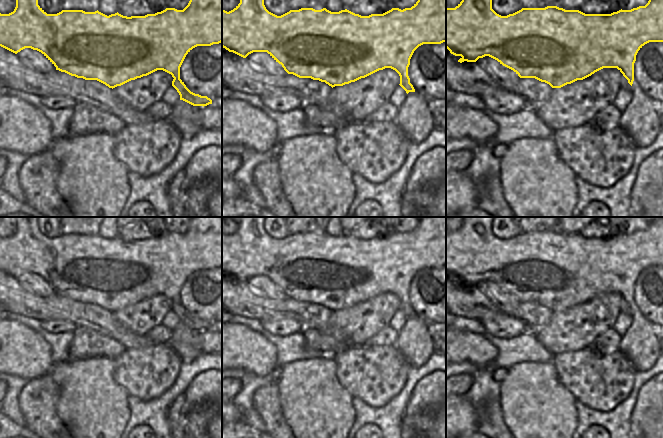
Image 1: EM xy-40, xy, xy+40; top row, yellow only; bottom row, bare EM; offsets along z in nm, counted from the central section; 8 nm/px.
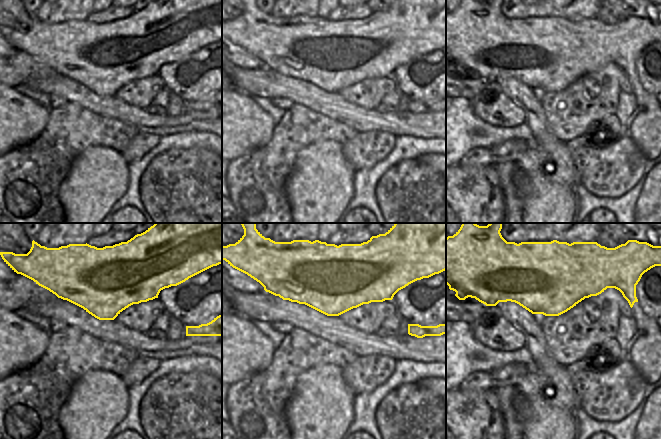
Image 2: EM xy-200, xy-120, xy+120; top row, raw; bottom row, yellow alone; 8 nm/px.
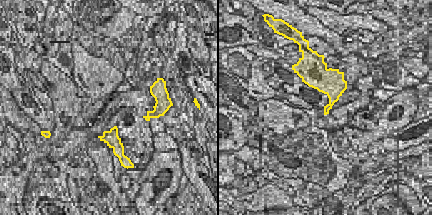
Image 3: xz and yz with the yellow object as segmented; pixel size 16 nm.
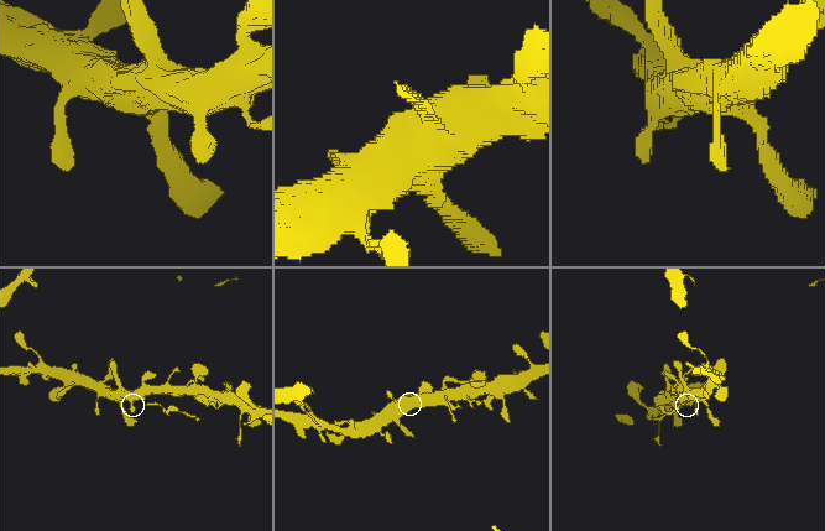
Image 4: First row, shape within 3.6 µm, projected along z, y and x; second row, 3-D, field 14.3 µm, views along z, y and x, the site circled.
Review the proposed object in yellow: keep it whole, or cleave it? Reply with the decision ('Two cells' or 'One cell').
Two cells.

